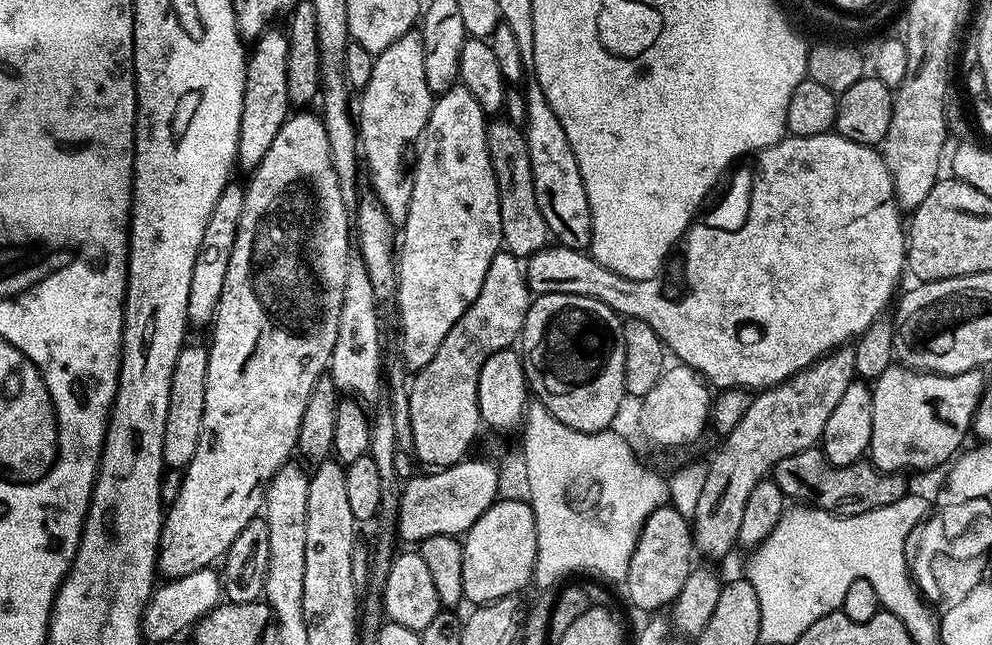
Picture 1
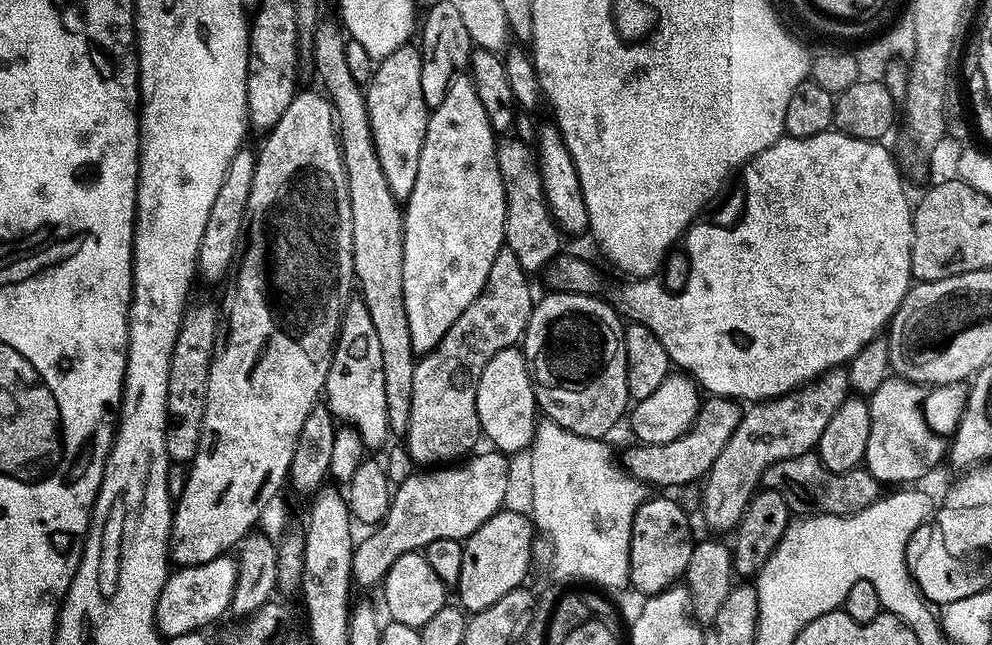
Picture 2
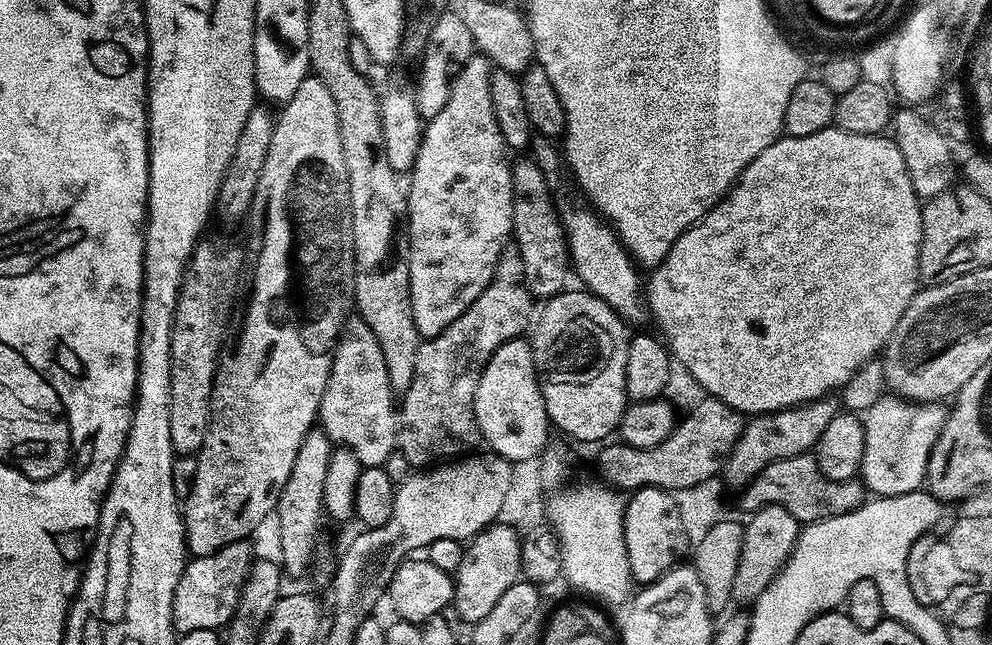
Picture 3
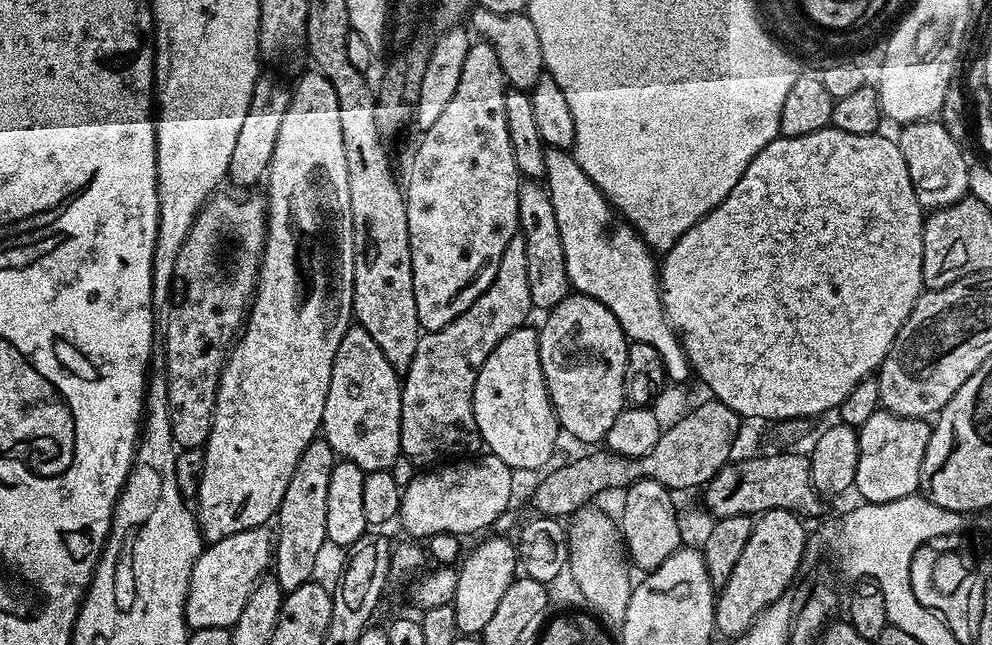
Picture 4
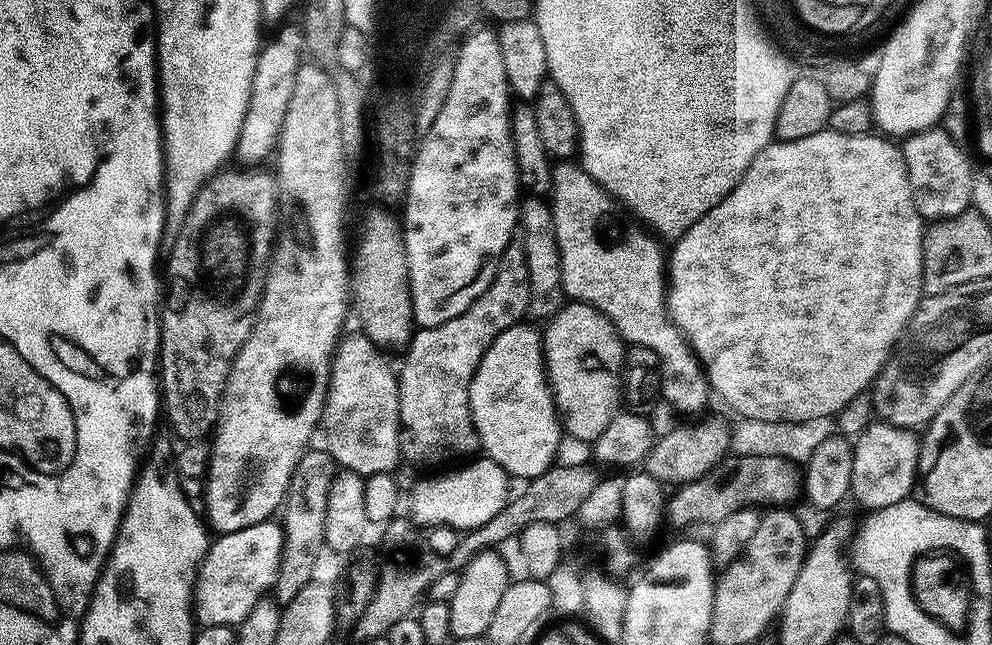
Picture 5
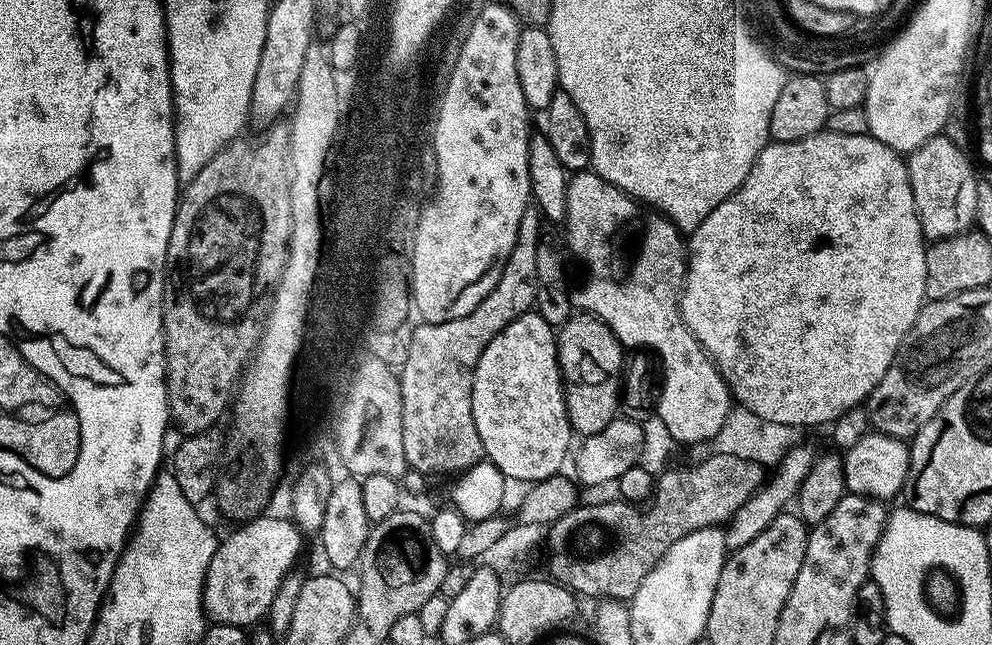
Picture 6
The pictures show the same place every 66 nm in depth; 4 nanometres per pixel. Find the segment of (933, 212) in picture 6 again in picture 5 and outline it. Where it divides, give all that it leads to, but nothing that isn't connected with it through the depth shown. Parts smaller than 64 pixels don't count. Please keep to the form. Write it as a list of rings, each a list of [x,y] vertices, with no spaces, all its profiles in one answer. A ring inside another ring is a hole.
[[[939,127],[916,132],[903,141],[902,151],[910,178],[914,206],[925,221],[953,220],[969,211],[974,171],[965,149],[953,142]]]

